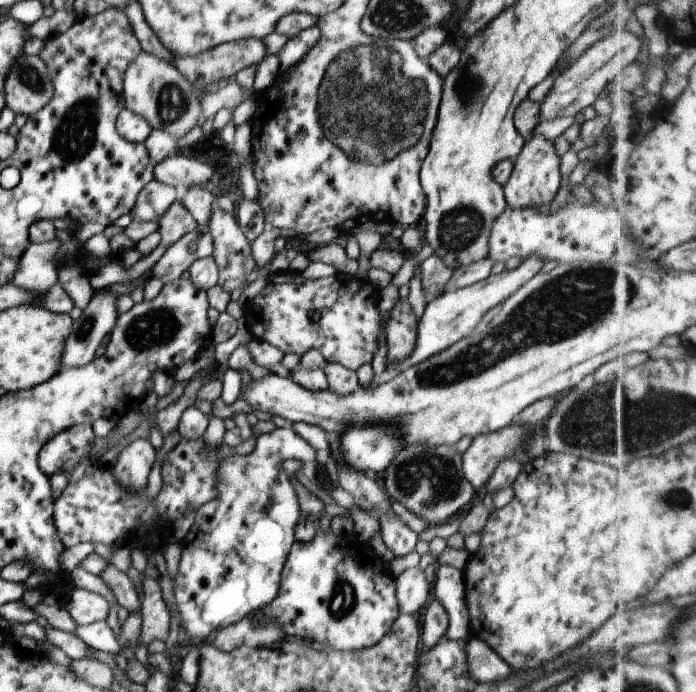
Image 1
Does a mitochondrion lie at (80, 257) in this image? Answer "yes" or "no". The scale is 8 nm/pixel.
no

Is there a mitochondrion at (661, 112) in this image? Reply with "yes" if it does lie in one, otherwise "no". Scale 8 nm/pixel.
no

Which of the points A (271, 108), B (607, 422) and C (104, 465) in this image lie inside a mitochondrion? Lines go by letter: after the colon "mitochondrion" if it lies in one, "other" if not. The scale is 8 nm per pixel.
A: other
B: mitochondrion
C: other

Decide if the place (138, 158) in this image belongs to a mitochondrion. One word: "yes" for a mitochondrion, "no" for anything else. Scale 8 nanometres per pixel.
no

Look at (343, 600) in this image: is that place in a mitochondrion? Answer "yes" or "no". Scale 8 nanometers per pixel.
yes

